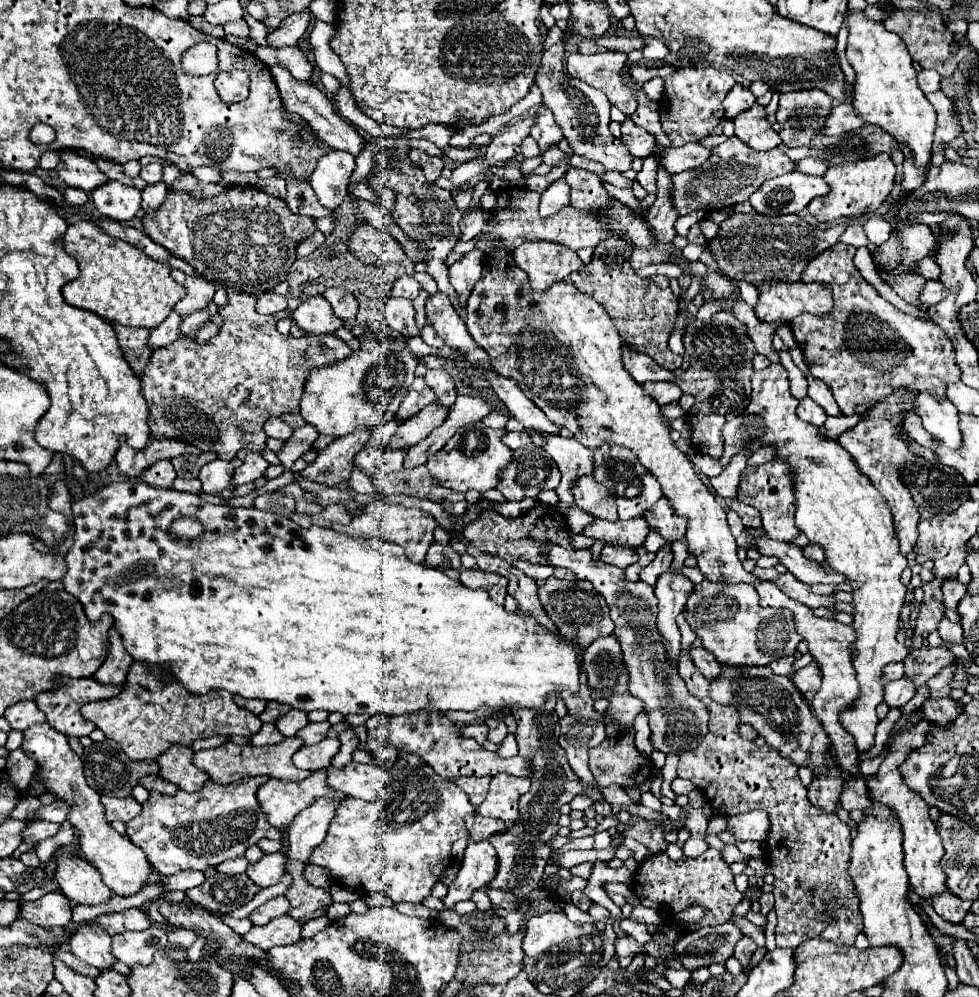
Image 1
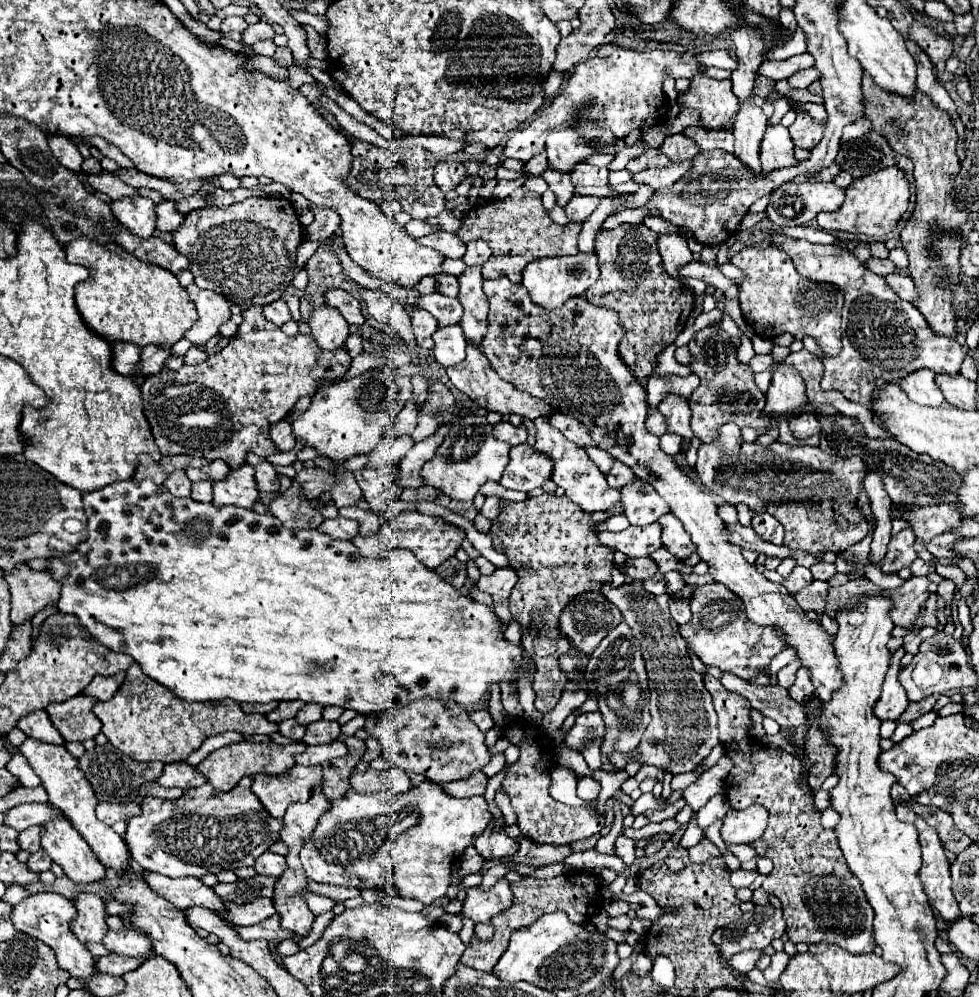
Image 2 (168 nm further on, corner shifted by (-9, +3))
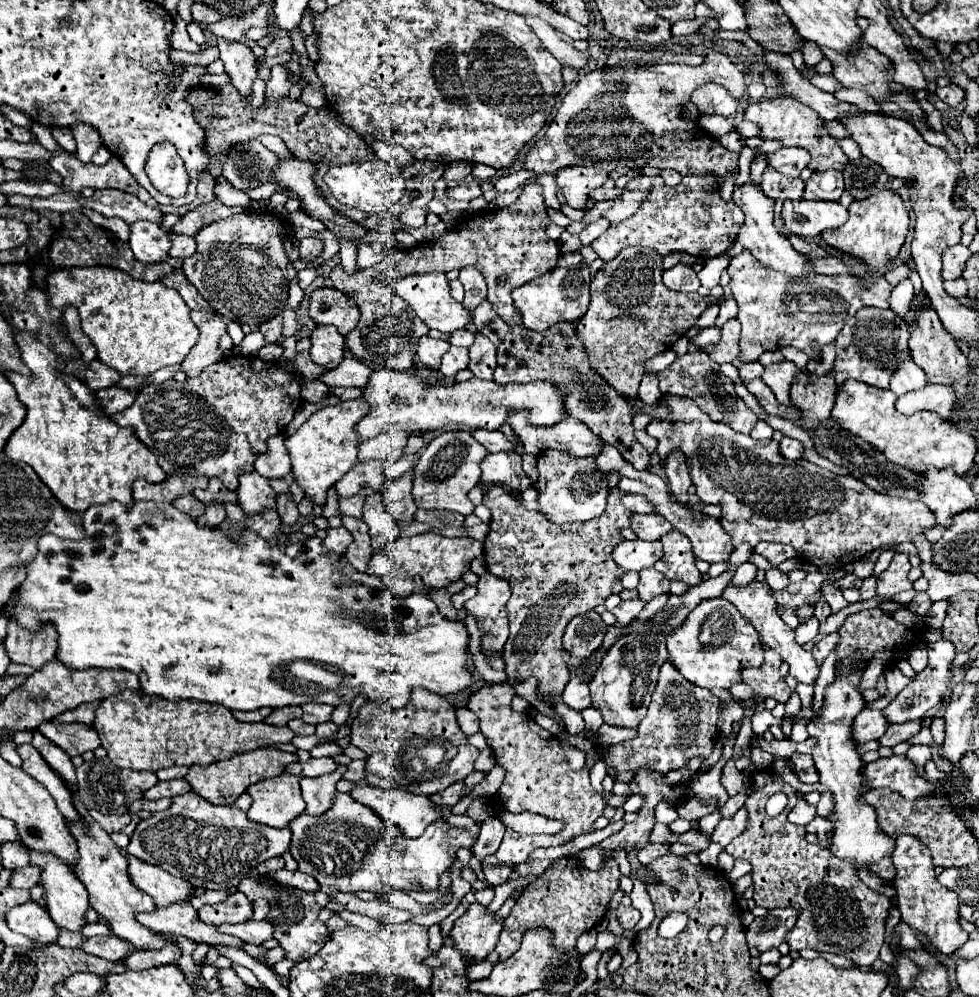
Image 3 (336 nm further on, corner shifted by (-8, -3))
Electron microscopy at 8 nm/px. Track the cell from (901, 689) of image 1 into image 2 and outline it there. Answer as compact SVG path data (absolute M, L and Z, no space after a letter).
M903 646L899 647L893 654L889 669L886 673L886 680L884 680L884 686L882 686L882 696L880 700L876 702L874 706L874 714L880 718L880 720L898 720L900 714L908 708L910 700L906 698L906 692L902 690L902 684L898 682L898 670L899 663L906 653Z

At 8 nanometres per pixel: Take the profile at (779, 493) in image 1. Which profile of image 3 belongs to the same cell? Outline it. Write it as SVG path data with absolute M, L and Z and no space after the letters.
M665 396L665 404L671 408L671 414L663 422L651 422L647 432L657 438L657 454L661 458L661 466L665 468L665 460L671 452L681 452L687 458L689 474L693 484L697 486L697 496L703 504L715 504L721 508L719 522L729 532L733 540L733 548L747 542L755 548L761 540L781 542L793 546L799 556L815 566L829 566L837 570L837 566L853 564L877 548L885 548L895 542L911 540L917 534L923 534L925 528L935 526L935 516L923 502L911 502L905 498L893 498L871 490L867 484L853 476L837 476L829 470L819 468L817 464L799 460L785 460L779 454L777 440L753 440L751 436L735 432L727 424L713 422L693 400L679 396Z

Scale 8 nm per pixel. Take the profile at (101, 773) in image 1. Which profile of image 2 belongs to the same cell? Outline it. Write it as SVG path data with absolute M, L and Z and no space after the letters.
M110 742L102 744L102 746L94 746L92 750L86 750L84 756L80 758L80 770L86 774L88 782L92 784L96 798L100 802L134 802L138 796L138 788L144 782L150 780L158 780L162 774L164 764L162 762L146 762L146 764L138 764L136 760L132 760L130 756L122 754L118 748L114 748Z

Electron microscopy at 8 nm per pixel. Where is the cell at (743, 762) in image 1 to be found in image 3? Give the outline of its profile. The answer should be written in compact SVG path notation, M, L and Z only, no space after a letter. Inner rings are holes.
M775 776L775 782L767 782L759 792L747 798L745 808L749 812L749 828L725 850L737 860L749 860L753 864L753 900L757 906L793 906L801 910L795 928L787 936L791 950L813 948L819 952L833 952L853 960L859 968L869 968L879 958L883 946L891 898L863 884L851 864L837 860L827 848L821 848L819 844L811 846L805 840L805 826L795 826L787 820L795 800L795 790ZM777 792L783 792L789 802L783 814L769 818L765 814L765 798Z

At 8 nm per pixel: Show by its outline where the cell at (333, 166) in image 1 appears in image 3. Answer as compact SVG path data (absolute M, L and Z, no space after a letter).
M303 238L299 246L299 260L313 262L323 252L323 242L317 238Z

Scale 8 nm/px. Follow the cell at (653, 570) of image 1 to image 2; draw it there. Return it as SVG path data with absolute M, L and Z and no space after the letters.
M658 572L658 574L656 574L654 578L650 578L650 580L644 580L642 584L644 584L644 590L646 590L646 592L650 592L650 594L662 594L662 592L666 592L666 590L668 590L666 580L664 580L664 574L662 574L662 572Z

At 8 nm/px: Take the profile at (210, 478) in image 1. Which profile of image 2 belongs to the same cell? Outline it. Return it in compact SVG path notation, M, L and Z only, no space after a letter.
M244 464L238 470L230 470L230 476L222 482L214 482L214 506L234 504L240 508L252 508L258 500L258 490L254 482L254 468Z

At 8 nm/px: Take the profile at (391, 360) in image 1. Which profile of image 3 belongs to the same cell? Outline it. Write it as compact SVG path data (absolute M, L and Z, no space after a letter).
M345 400L339 406L329 406L315 412L293 436L285 438L285 448L291 458L291 472L297 486L313 502L323 506L327 490L357 464L357 432L355 424L365 416L363 400Z

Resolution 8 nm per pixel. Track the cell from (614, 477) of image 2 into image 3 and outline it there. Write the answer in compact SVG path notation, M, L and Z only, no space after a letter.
M625 494L625 496L621 496L621 502L623 502L631 512L637 512L637 514L655 514L655 512L657 512L655 504L651 504L645 496Z

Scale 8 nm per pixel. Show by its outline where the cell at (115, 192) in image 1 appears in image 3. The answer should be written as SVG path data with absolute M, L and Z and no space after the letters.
M139 220L131 224L129 246L133 250L135 260L143 264L161 264L169 258L169 234L157 224L149 224Z

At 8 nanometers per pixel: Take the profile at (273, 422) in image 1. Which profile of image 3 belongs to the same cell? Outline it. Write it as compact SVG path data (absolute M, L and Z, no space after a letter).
M283 434L269 438L269 450L267 450L267 454L261 454L255 460L255 470L263 478L283 478L291 472L287 448L283 444Z

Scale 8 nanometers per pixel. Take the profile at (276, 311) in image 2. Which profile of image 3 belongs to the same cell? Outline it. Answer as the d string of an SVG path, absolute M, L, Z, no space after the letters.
M271 318L259 326L259 332L265 336L265 344L277 344L281 338L281 318Z

